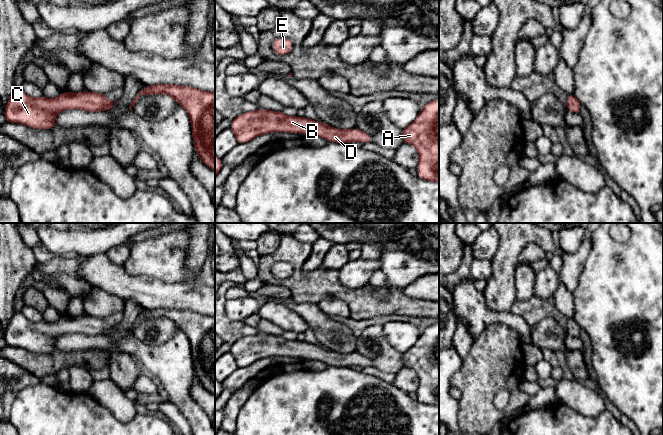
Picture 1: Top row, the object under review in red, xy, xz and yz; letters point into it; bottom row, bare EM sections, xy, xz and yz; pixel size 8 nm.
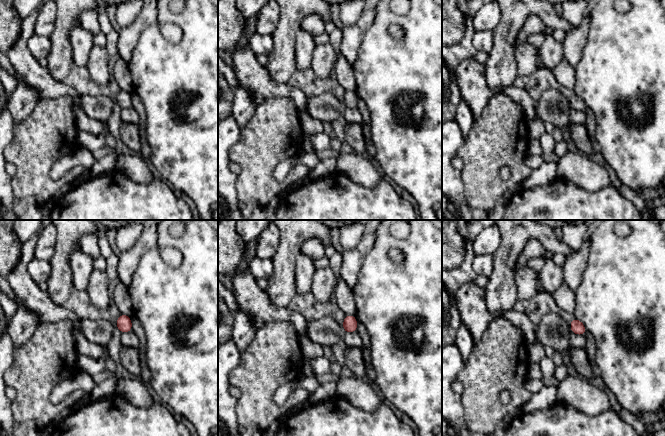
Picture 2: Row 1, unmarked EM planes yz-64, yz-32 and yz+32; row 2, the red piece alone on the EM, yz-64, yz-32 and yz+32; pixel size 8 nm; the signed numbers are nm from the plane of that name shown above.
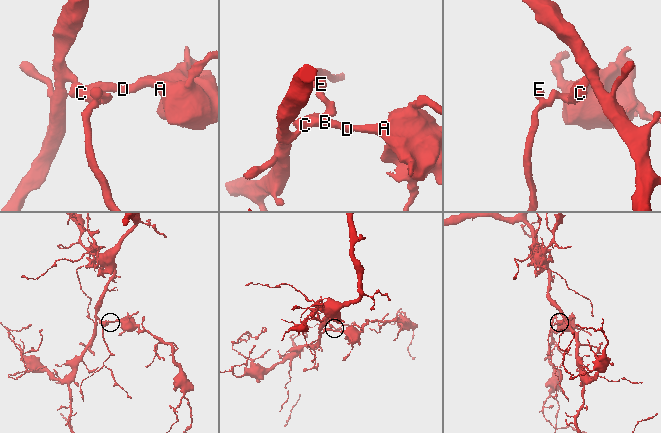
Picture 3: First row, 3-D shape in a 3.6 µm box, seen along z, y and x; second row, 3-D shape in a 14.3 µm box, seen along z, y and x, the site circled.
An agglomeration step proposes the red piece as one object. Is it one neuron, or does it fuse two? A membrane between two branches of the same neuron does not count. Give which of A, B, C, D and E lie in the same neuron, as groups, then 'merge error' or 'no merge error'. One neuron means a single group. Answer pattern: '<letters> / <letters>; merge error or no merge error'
A B C D E; no merge error

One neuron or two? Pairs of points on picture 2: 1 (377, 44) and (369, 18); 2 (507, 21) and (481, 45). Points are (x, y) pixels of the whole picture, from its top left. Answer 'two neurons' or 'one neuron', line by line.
1: two neurons
2: two neurons

